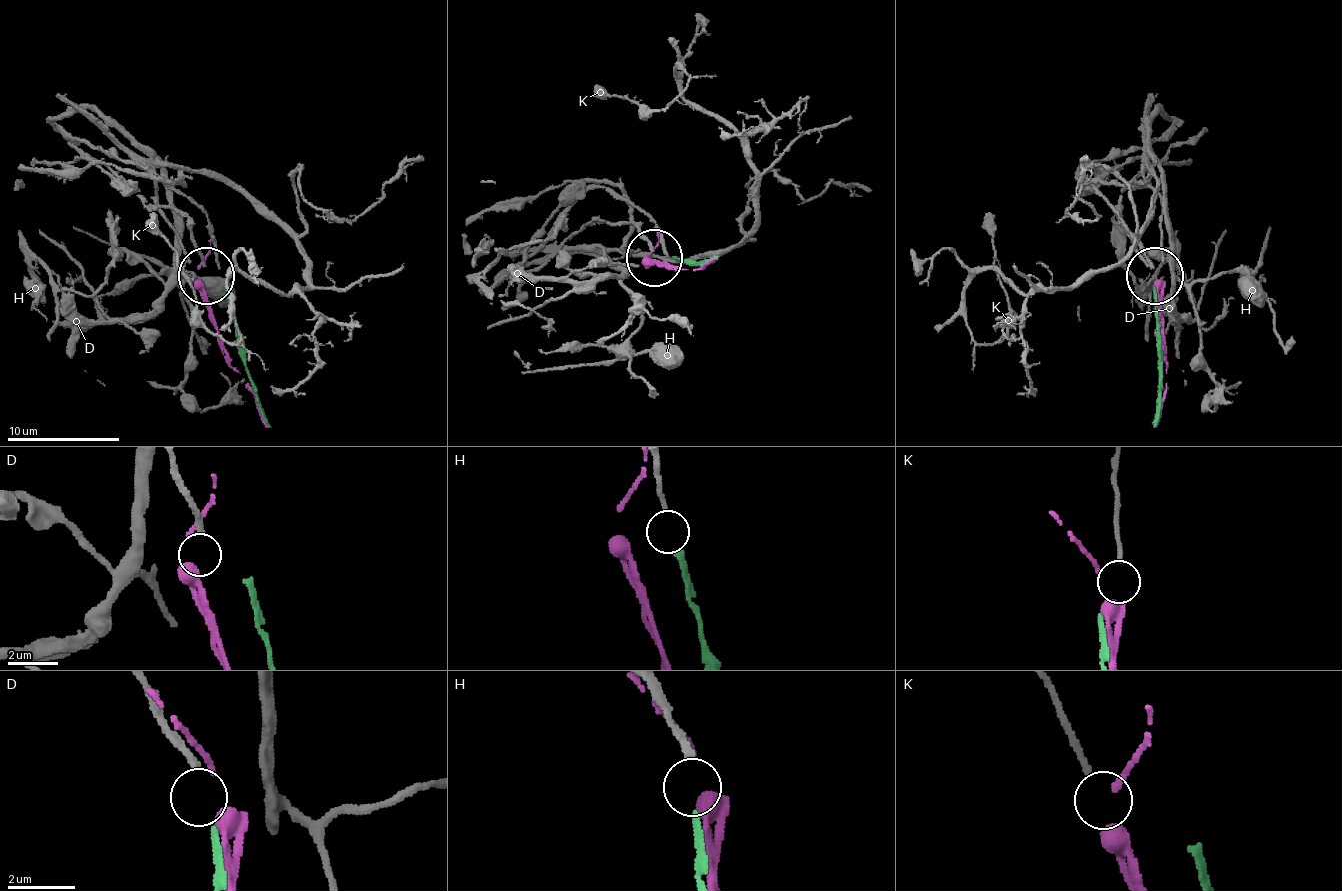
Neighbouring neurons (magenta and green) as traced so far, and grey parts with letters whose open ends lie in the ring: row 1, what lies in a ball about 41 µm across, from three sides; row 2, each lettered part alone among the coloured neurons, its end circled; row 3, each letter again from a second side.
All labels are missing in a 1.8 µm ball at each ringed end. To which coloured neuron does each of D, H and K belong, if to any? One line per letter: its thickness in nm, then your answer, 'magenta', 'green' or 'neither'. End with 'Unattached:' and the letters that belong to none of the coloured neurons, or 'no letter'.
D: calibre 220 nm; neither
H: calibre 190 nm; green
K: calibre 180 nm; magenta
Unattached: D

